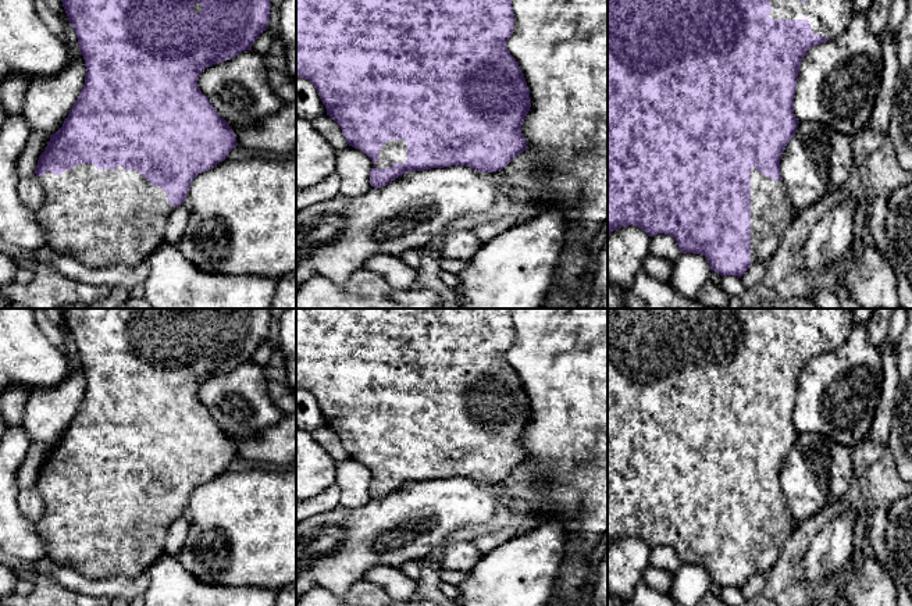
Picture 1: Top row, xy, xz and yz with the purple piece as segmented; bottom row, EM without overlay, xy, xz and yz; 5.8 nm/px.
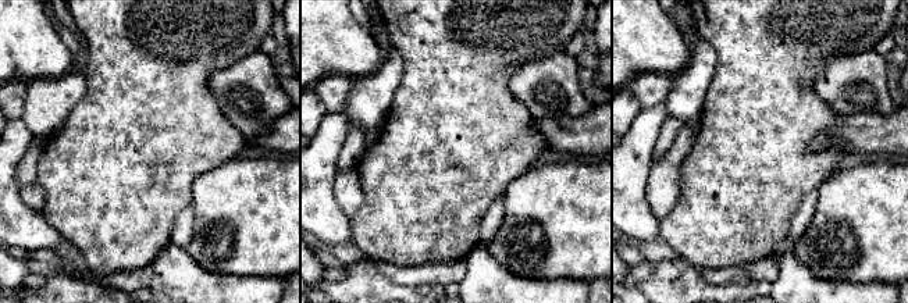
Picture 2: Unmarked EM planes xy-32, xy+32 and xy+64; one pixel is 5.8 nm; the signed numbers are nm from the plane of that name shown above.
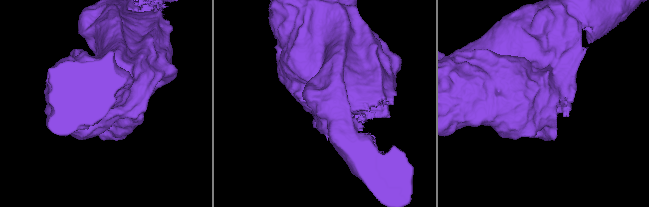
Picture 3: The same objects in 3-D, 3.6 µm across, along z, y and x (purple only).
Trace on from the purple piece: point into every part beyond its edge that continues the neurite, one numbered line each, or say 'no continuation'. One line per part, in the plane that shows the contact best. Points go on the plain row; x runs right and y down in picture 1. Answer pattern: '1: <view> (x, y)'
1: xy (100, 528)

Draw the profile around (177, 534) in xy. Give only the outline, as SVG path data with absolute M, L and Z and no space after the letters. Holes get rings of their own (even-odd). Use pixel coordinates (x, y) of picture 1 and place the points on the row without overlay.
M186 513L174 520L165 537L164 552L177 557L186 541L189 532L189 517Z

